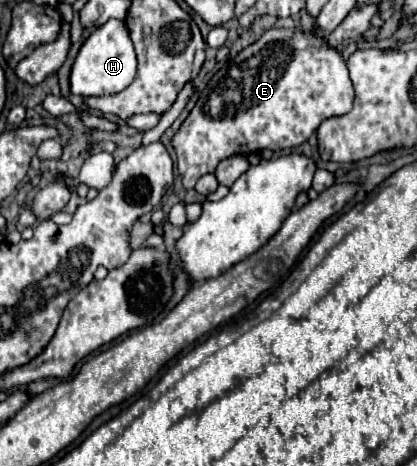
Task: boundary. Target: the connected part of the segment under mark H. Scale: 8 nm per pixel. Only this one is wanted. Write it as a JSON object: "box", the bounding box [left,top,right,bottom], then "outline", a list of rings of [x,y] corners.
{"box":[70,20,136,96],"outline":[[[108,20],[80,48],[70,74],[70,90],[80,96],[110,96],[132,84],[136,76],[136,52],[124,20]]]}

